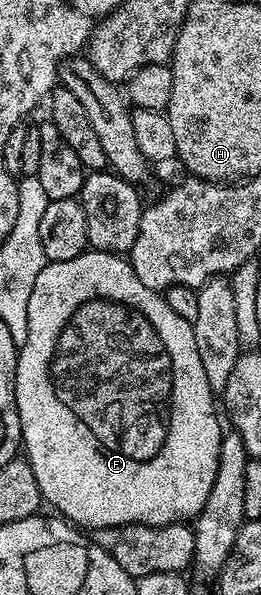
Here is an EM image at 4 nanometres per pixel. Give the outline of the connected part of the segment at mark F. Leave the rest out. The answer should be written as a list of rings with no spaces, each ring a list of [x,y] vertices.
[[[85,251],[85,253],[78,255],[74,259],[66,259],[65,261],[48,261],[47,264],[42,267],[42,271],[38,274],[38,279],[34,282],[34,291],[30,294],[28,327],[29,335],[26,338],[26,343],[18,349],[16,354],[16,402],[18,403],[18,415],[20,416],[22,453],[34,471],[34,479],[38,479],[41,498],[43,498],[47,504],[49,501],[49,503],[57,509],[53,510],[55,510],[63,520],[69,523],[88,521],[87,528],[89,530],[105,529],[108,525],[138,524],[155,525],[159,527],[162,525],[188,523],[195,519],[195,517],[197,517],[202,511],[202,507],[206,507],[206,499],[210,496],[210,487],[214,487],[214,475],[218,475],[218,451],[220,450],[222,428],[220,429],[220,421],[216,418],[216,409],[218,413],[218,401],[212,392],[210,383],[206,383],[206,374],[202,368],[202,358],[198,355],[198,343],[194,343],[192,322],[182,319],[182,315],[178,315],[172,310],[170,303],[166,303],[166,299],[163,295],[155,289],[146,287],[146,283],[142,283],[142,279],[138,279],[138,275],[134,271],[131,260],[125,259],[123,256],[114,253]]]

